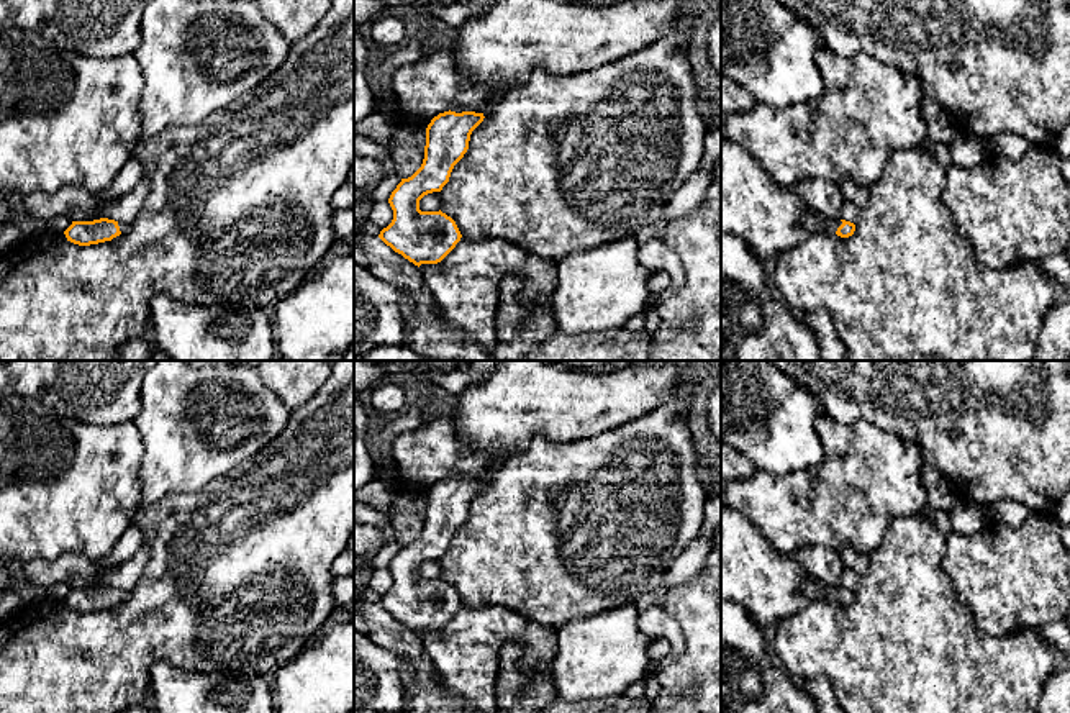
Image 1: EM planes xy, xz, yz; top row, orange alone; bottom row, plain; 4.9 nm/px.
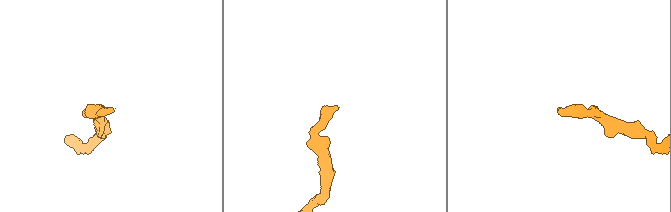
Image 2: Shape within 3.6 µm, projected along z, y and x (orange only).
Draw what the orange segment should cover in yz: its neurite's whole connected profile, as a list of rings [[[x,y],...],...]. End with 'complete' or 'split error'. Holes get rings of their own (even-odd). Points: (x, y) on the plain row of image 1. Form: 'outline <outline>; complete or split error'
outline [[[721,505],[721,597],[739,603],[764,629],[814,600],[834,598],[841,605],[849,605],[854,602],[855,592],[846,587],[827,587],[808,575],[793,556],[775,551],[744,515]]]; split error

